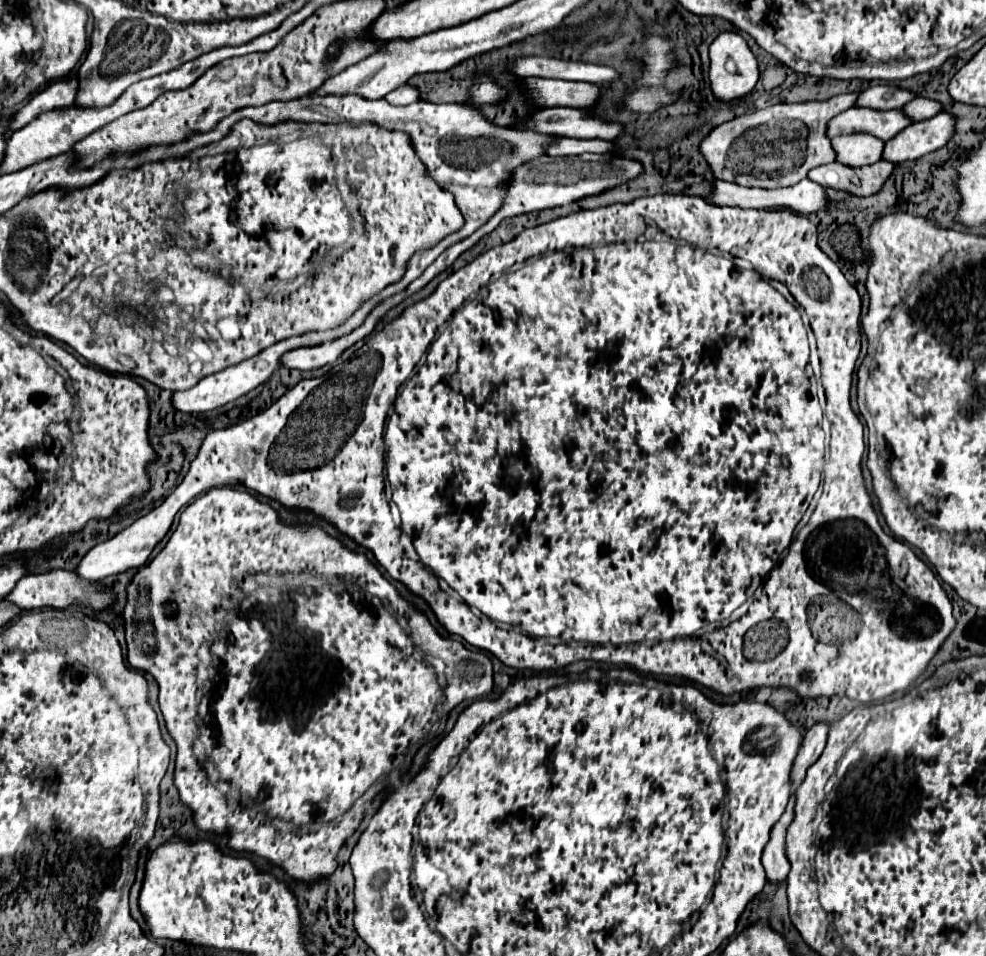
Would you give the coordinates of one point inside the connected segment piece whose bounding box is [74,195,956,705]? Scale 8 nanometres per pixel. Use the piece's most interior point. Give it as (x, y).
(609, 475)

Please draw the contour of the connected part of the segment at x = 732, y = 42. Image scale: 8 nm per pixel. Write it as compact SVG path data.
M722 31L710 45L710 85L712 91L718 99L722 101L732 101L732 99L740 99L746 93L752 91L752 87L758 81L758 63L756 57L752 55L752 51L748 49L746 41L734 33L734 31Z

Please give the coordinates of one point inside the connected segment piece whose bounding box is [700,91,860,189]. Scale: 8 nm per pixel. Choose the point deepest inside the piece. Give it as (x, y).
(756, 150)

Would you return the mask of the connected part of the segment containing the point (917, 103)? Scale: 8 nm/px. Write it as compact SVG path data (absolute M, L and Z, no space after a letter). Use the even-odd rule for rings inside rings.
M916 97L914 101L910 101L906 107L904 107L906 115L912 119L912 121L924 121L924 119L930 119L934 117L936 113L942 111L942 107L938 107L938 103L934 103L932 99L922 99L922 97Z

